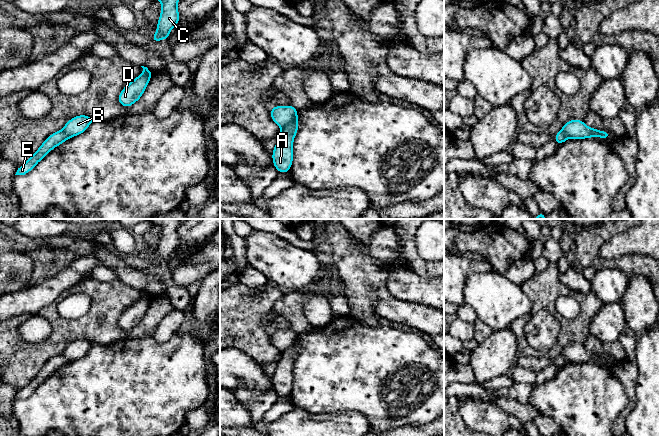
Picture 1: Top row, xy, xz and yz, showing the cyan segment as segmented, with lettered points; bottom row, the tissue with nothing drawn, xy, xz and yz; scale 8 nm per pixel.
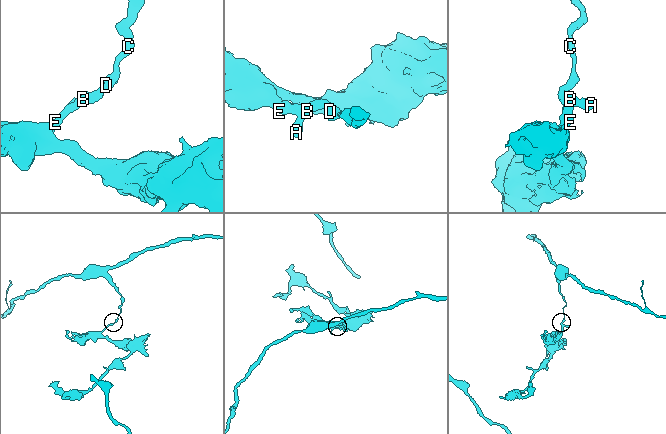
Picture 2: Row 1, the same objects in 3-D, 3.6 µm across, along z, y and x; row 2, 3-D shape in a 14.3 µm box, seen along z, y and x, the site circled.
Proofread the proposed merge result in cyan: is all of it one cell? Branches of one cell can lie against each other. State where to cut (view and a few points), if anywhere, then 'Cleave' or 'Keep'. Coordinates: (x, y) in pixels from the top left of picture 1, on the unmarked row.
Split along xz (296, 339), (282, 352). Cleave

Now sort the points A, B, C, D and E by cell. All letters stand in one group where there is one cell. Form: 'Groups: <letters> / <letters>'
Groups: A B C D / E

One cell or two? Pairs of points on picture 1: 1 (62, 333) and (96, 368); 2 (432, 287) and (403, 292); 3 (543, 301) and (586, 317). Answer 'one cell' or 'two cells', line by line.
1: two cells
2: one cell
3: one cell

